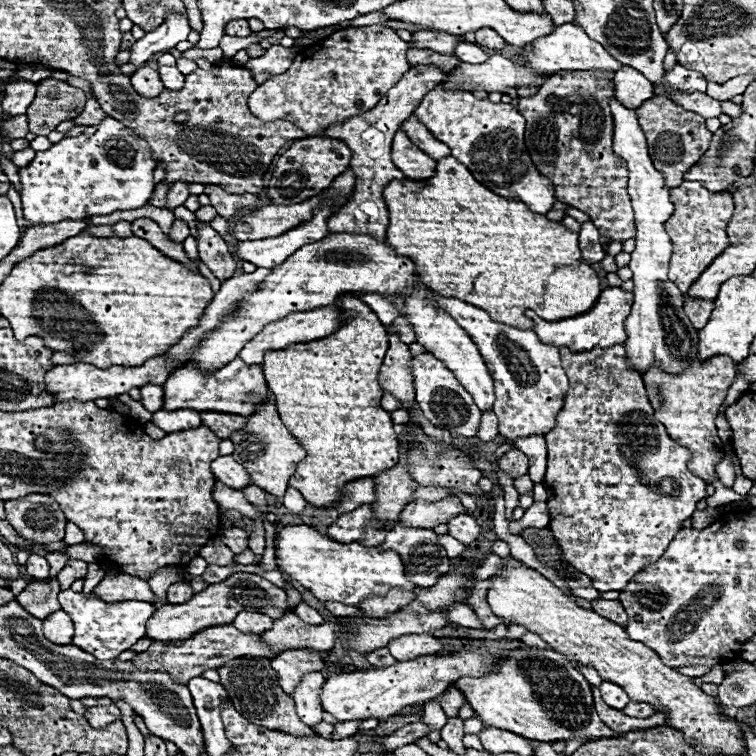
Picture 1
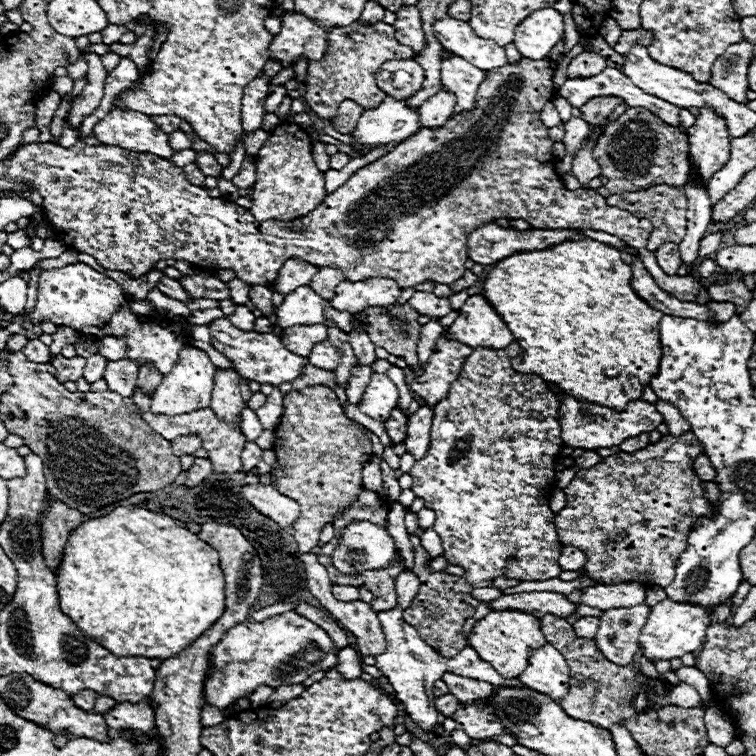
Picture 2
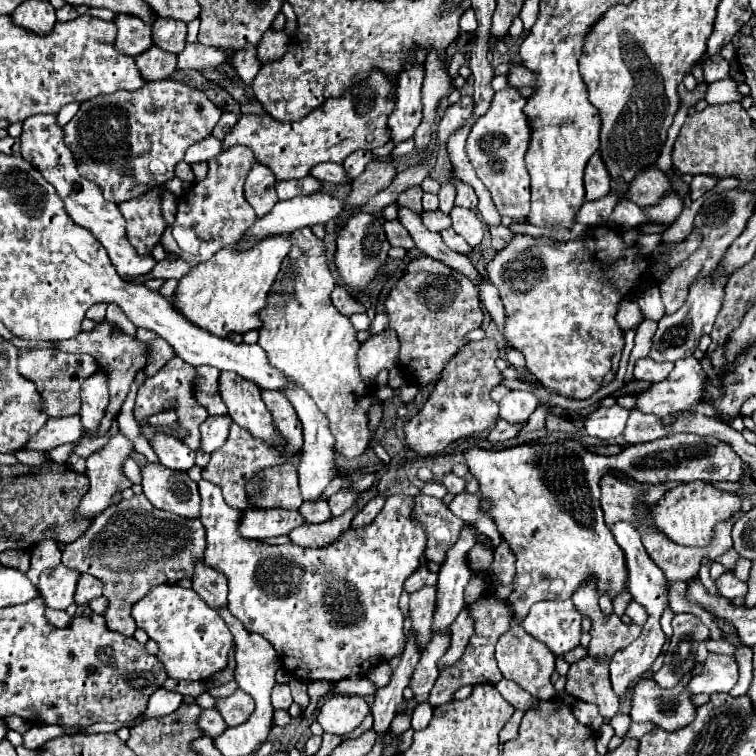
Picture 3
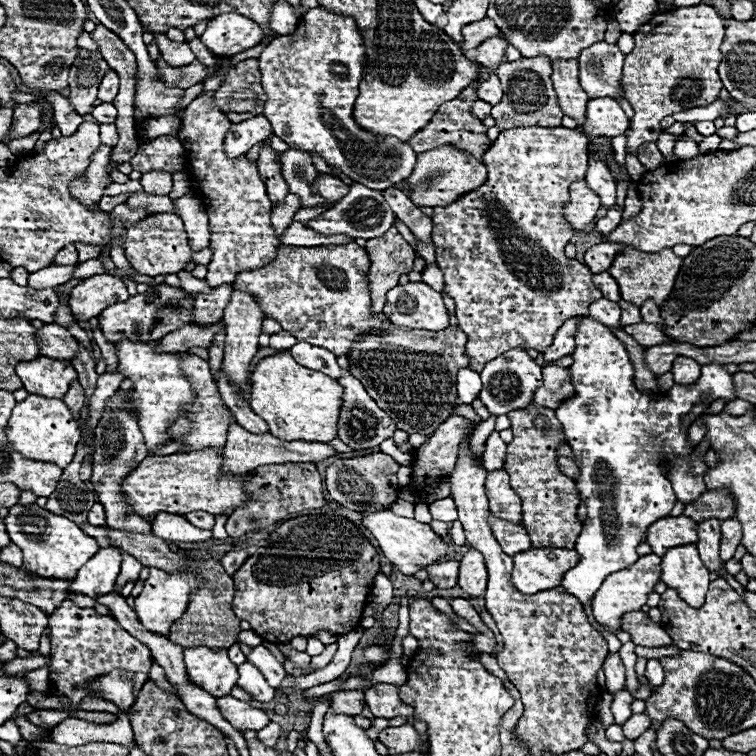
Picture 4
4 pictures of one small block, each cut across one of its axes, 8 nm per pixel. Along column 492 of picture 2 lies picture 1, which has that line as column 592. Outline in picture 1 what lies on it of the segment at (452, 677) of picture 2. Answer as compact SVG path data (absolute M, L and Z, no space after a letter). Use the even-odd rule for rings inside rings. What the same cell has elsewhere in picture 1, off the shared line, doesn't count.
M592 686L592 692L594 692L596 712L598 712L600 720L602 720L610 730L614 730L614 732L618 732L618 734L626 734L626 732L630 732L630 730L634 730L634 728L642 730L642 728L654 728L654 726L662 726L662 724L664 724L664 714L660 714L660 712L656 712L656 714L650 716L650 718L630 718L630 716L626 716L622 710L618 712L618 710L610 708L608 704L604 704L604 700L602 700L602 696L600 696L600 690L598 690L596 686Z

